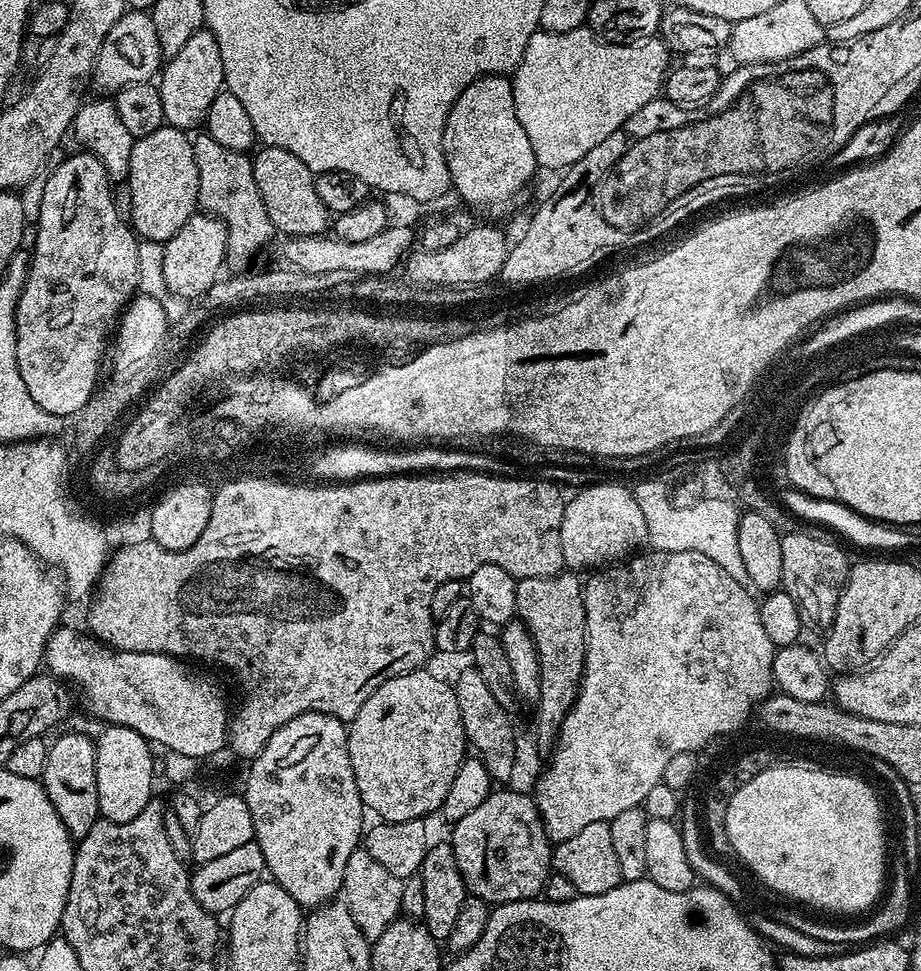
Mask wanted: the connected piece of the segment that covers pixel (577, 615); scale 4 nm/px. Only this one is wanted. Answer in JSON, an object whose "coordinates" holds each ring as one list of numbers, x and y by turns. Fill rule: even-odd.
{"coordinates":[[565,570,556,576,522,578,516,581,516,616,526,626,536,647,540,681,536,708,536,752,551,757,556,738,568,711,580,693,586,658,586,606,584,586,575,571]]}

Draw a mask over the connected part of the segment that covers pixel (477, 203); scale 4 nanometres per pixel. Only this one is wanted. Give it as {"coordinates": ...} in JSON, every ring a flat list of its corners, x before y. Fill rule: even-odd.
{"coordinates":[[507,75,480,76,458,94,448,117,444,119,444,157,448,167,448,178,454,192,457,192,466,203,480,212,489,212,500,216,512,208,516,195,528,184,528,179,538,172,536,155,518,122,512,81]]}

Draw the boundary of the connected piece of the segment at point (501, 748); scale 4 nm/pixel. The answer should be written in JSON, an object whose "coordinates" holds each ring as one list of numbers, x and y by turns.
{"coordinates":[[467,666,460,672,460,677,454,680,456,697,458,698,458,714,462,714,465,741,470,745,475,755,486,766,493,781,508,780,516,768,516,728,512,725,510,712,498,704,497,699,490,694,485,679,476,667]]}

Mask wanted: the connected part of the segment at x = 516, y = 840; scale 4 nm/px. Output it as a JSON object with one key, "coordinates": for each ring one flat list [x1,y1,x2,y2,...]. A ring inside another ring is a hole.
{"coordinates":[[494,790,488,795,486,802,482,802,482,806,477,806,472,813,466,814,466,818,455,821,455,823,451,825,451,828,452,837,450,837,450,843,454,850,454,862,458,862,458,870,464,879,465,889,467,889,471,895,476,896,480,900,485,900,489,906,495,906,497,904,518,902,519,900,530,900,539,897,541,893,543,893,544,883,548,881,548,877,553,871,552,849,554,844,553,841,548,839,548,835,544,829,544,823,540,817,540,812,536,809,536,801,531,795,523,796,520,792,500,792,500,790]]}

